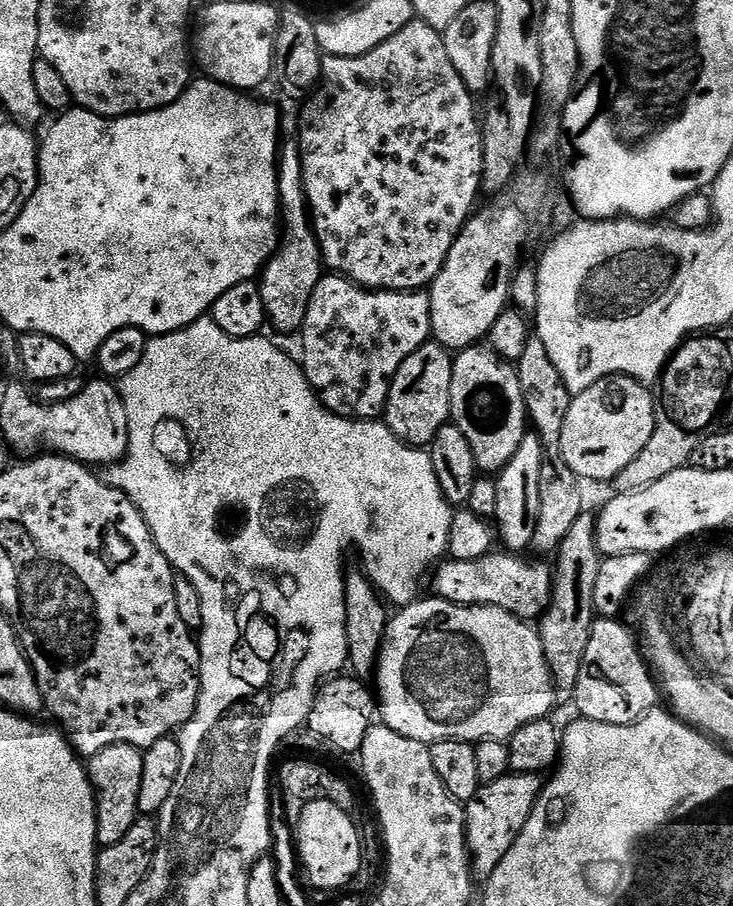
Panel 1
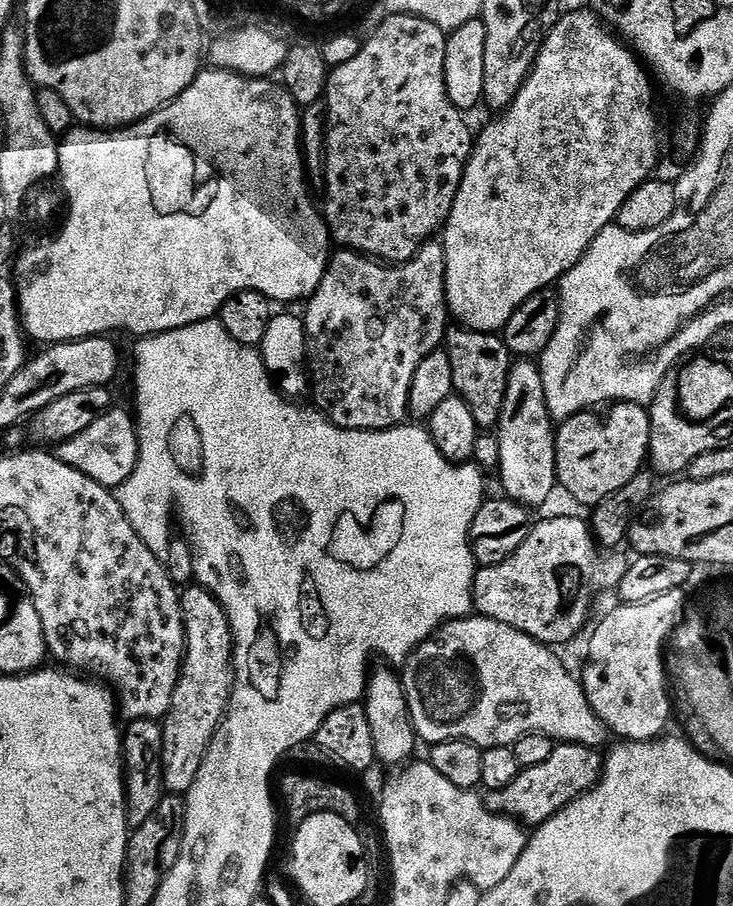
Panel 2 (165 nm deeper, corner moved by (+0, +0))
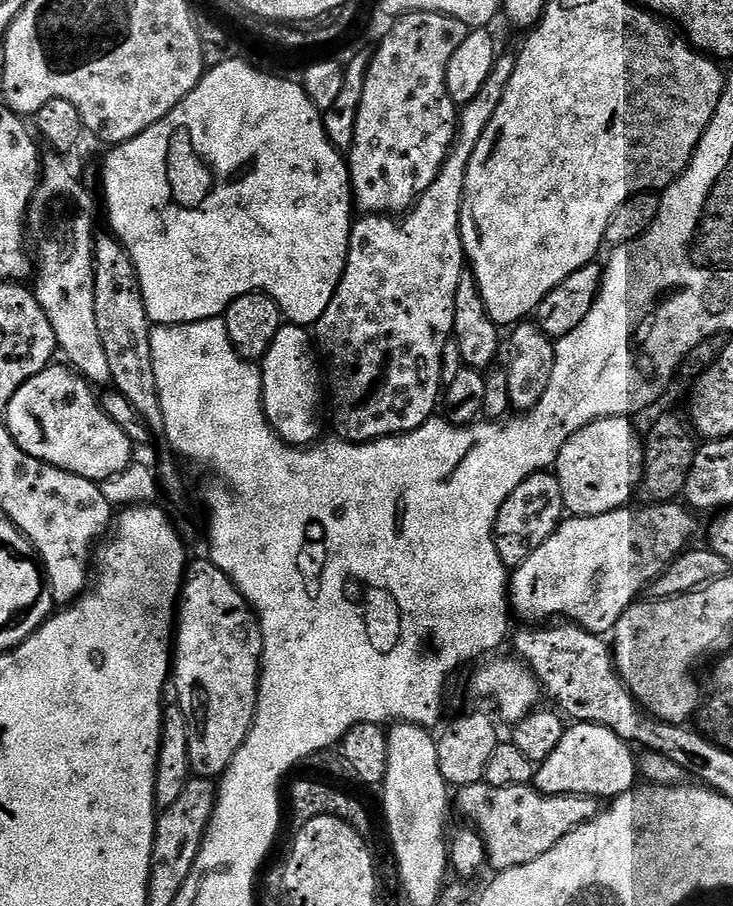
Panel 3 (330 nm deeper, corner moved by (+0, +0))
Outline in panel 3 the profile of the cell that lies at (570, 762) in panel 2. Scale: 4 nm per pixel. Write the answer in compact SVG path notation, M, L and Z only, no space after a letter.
M573 723L565 727L562 742L536 769L534 787L547 796L595 796L608 802L638 784L638 756L633 745L614 730L597 724Z

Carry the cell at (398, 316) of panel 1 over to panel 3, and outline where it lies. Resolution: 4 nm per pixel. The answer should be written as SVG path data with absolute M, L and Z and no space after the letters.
M501 55L497 59L494 70L490 70L490 78L486 78L486 86L468 104L463 105L458 112L456 126L456 141L448 151L442 170L438 178L429 188L420 195L420 199L403 213L400 225L396 225L391 215L388 214L364 214L353 223L350 234L350 246L348 247L348 261L346 270L342 274L342 282L338 282L338 290L334 290L334 298L330 298L330 306L326 306L326 314L318 318L314 326L314 344L322 357L323 367L326 369L326 384L333 388L332 392L332 420L336 423L335 435L341 440L351 440L354 444L364 444L367 440L381 440L383 436L401 436L404 432L412 432L418 426L433 419L436 406L442 400L442 350L446 350L446 342L453 339L452 327L454 326L454 293L458 290L458 278L466 271L466 257L462 246L462 234L460 233L460 211L462 210L462 198L466 186L466 170L470 158L474 154L474 146L478 146L479 139L486 132L486 126L490 126L490 118L494 118L494 110L498 110L498 102L502 102L502 94L506 94L506 86L510 86L510 74L514 74L516 56Z

